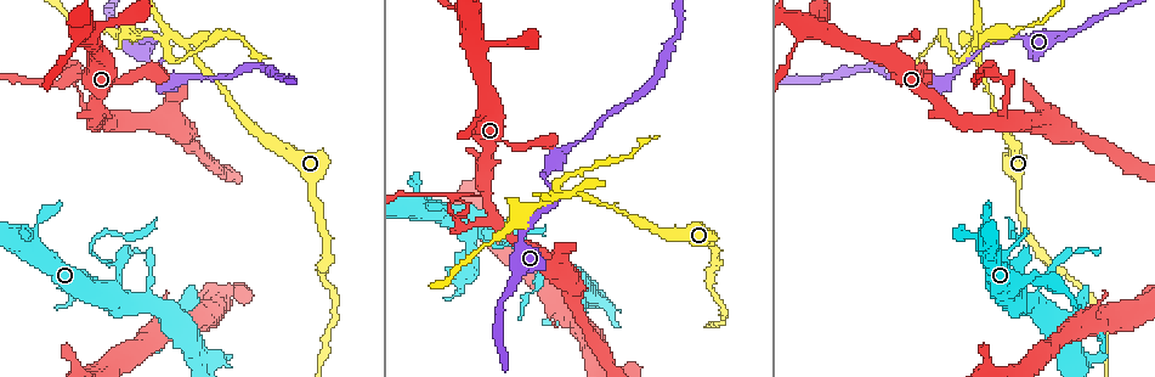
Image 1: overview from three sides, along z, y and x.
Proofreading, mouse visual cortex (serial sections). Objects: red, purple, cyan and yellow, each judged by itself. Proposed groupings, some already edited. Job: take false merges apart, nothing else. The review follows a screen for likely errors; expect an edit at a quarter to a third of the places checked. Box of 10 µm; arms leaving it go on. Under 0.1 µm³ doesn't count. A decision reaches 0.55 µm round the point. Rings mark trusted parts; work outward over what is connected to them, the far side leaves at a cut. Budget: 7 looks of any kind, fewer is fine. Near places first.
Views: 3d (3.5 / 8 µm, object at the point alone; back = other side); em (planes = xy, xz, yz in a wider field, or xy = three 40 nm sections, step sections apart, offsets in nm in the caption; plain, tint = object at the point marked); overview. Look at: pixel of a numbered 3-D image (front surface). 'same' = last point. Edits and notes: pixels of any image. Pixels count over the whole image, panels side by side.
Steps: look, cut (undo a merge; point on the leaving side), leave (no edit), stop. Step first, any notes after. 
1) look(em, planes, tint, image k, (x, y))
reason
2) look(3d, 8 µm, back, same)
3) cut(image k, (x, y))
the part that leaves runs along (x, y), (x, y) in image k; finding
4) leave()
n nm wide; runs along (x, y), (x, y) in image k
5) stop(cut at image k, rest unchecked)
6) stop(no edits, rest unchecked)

look(3d, 3.5 µm, image 1, (565, 195))
narrows sharply

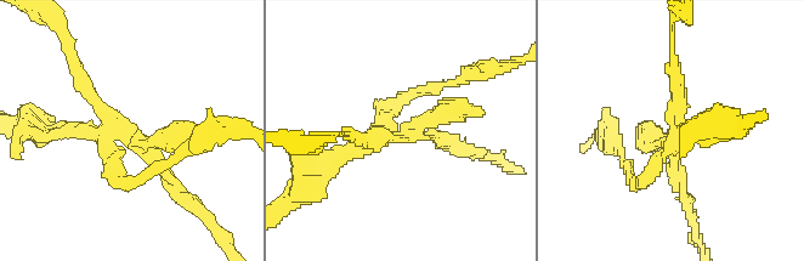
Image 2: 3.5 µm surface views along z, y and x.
look(em, xy, step 5, tint, image 2, (127, 132))
shape alone is not enough

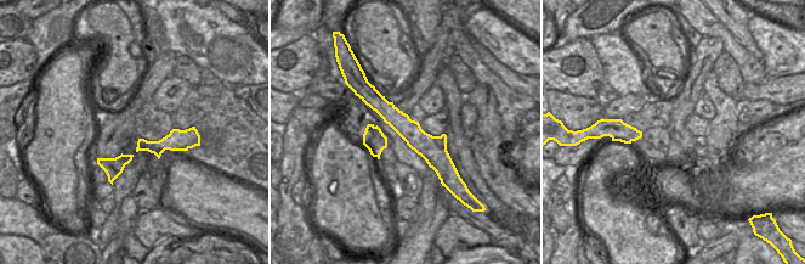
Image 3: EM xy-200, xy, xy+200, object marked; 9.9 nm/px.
look(em, xy, step 3, tint, same)
another direction

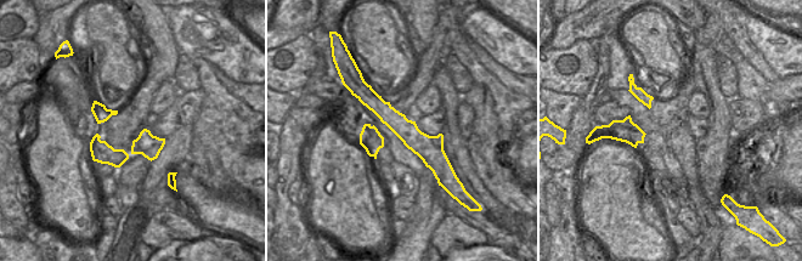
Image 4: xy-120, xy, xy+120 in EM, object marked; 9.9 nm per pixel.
cut(image 2, (400, 98))
the part that leaves runs along (109, 136), (27, 124) in image 2; two cells meet here

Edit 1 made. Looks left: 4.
look(3d, 8 µm, image 1, (82, 100))
thick turns thin

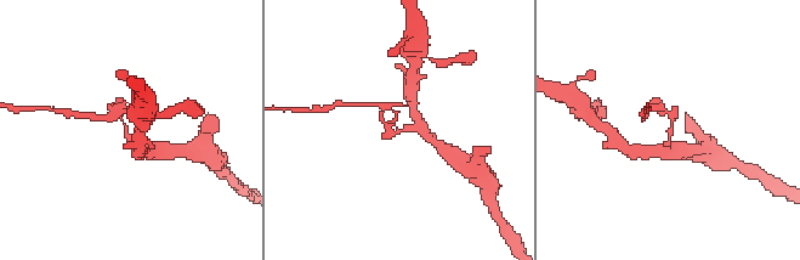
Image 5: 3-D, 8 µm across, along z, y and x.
look(3d, 3.5 µm, same)
zoom in

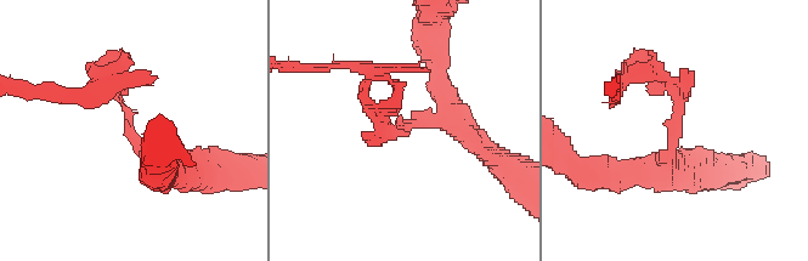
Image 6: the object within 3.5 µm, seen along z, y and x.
look(em, planes, tint, image 6, (131, 132))
arms of 150, 350 nm; shape alone is not enough

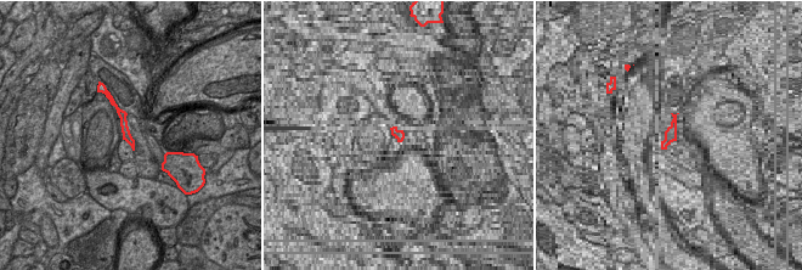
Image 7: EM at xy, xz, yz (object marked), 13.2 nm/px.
cut(image 6, (368, 109))
the part that leaves runs along (391, 136), (366, 102), (369, 74), (339, 64) in image 6; two cells meet here

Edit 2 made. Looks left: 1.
stop(cut at image 2, cut at image 6, rest unchecked)

